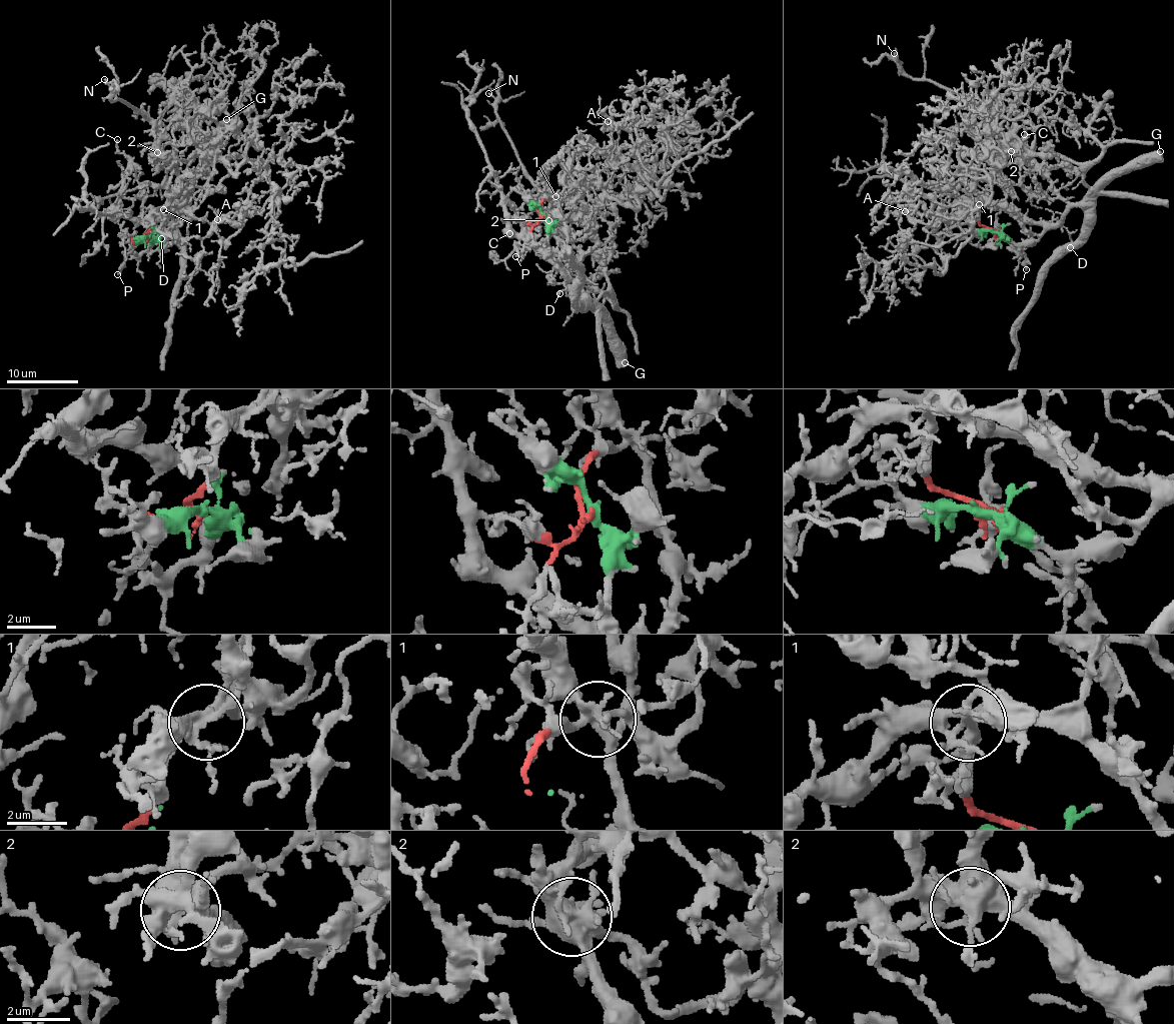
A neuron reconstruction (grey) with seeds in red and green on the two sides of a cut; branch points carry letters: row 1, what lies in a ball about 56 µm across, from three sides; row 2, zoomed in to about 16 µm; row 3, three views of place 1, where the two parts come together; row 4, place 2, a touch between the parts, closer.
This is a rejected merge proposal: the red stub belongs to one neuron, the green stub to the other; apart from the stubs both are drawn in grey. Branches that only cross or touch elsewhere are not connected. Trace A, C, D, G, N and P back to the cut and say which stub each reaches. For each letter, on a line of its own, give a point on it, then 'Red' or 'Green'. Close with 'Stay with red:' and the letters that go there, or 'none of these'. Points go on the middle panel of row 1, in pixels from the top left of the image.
A: Place: (608, 121). Red
C: Place: (509, 233). Green
D: Place: (559, 293). Green
G: Place: (625, 362). Green
N: Place: (488, 93). Green
P: Place: (515, 256). Red
Stay with red: A, P

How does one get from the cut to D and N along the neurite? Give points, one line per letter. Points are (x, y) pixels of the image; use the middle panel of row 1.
D: (540, 216), (546, 227), (550, 255), (558, 262), (565, 288), (559, 292)
N: (540, 216), (548, 251), (577, 282), (578, 271), (546, 214), (549, 202), (521, 164), (487, 93)

